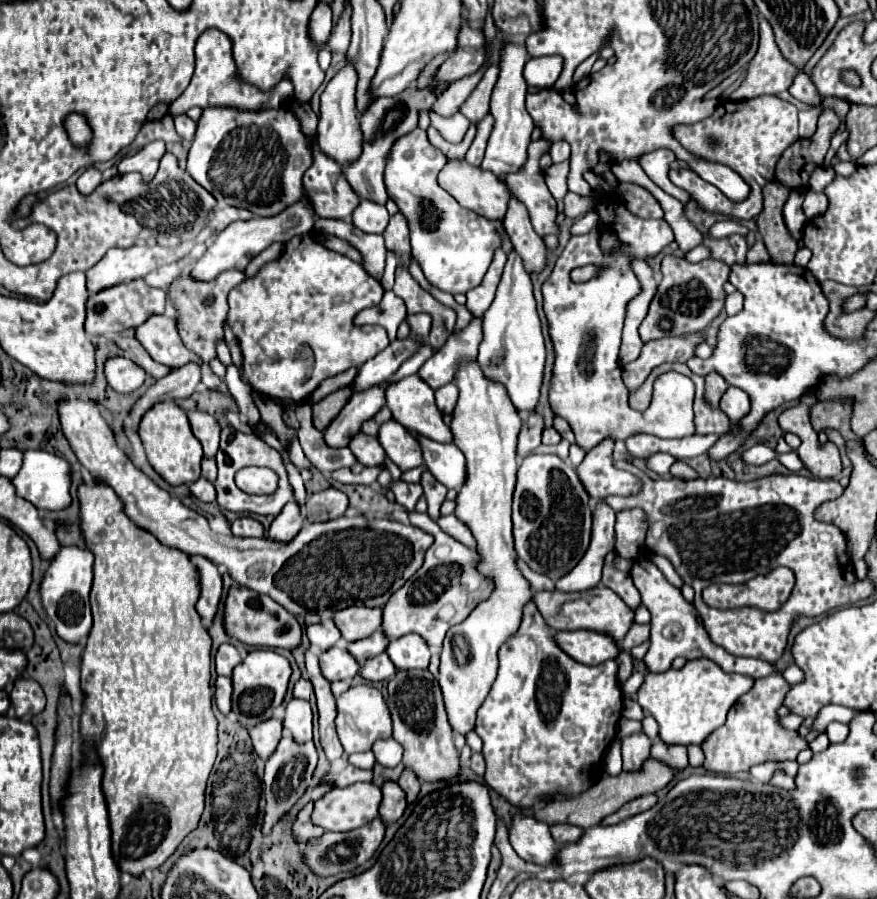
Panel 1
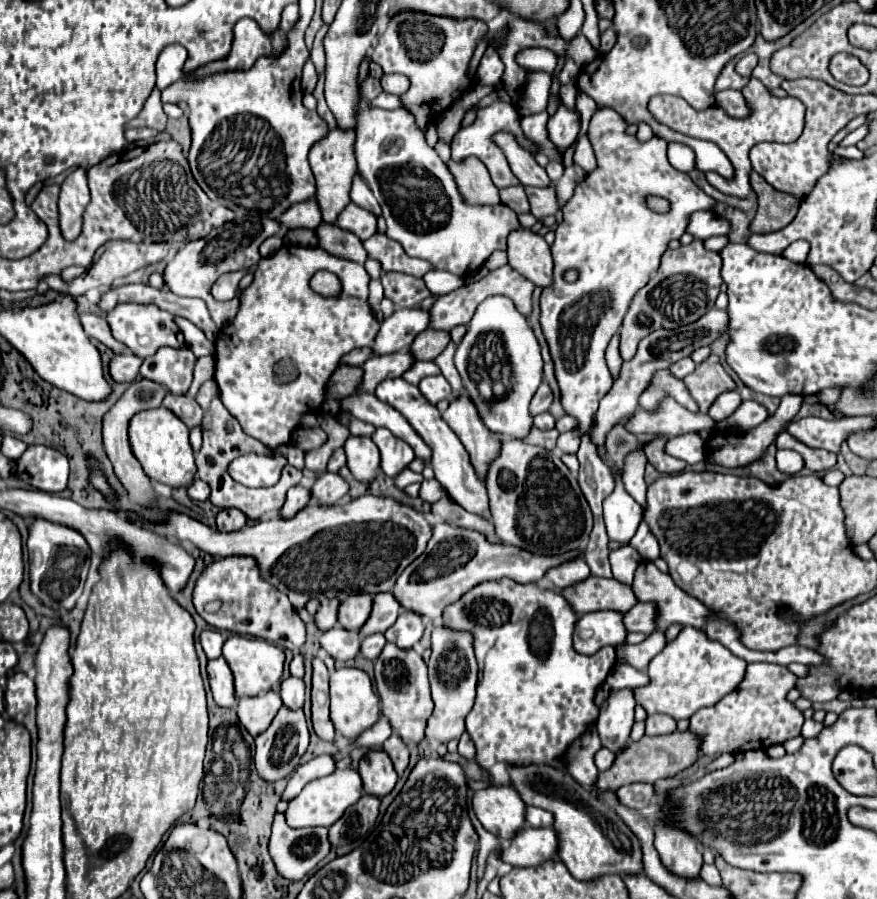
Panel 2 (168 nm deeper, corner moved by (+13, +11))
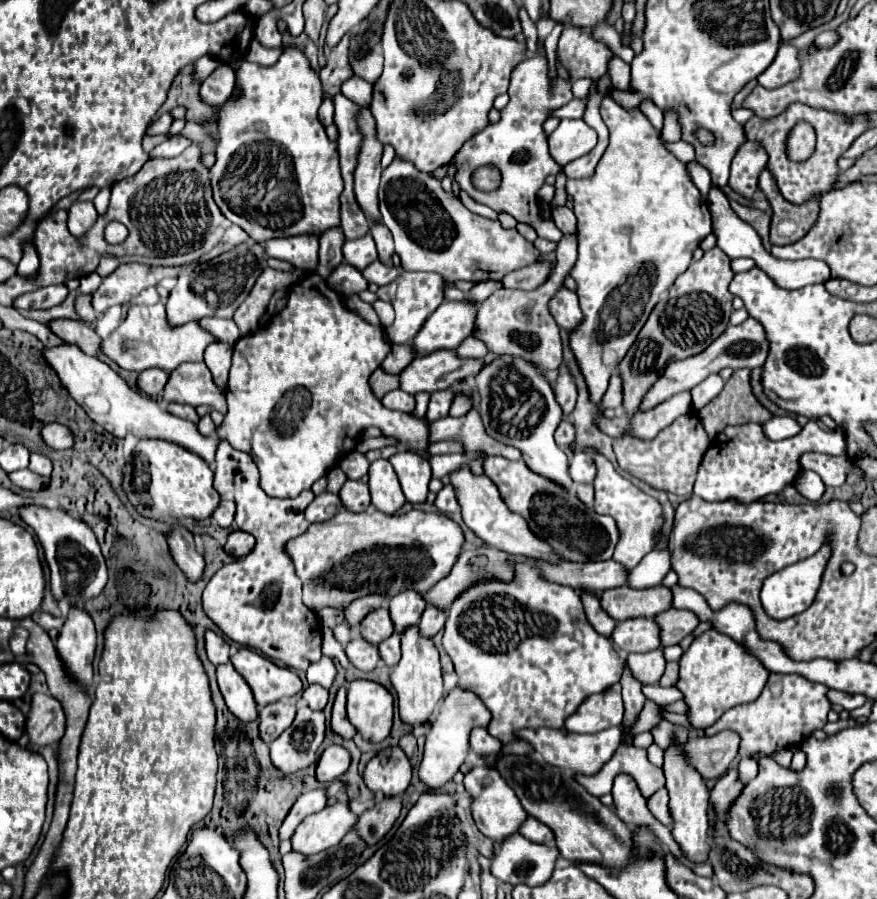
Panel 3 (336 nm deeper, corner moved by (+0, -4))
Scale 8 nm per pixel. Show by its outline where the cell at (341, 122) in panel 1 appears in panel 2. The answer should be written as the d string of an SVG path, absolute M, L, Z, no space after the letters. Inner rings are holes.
M334 129L322 141L318 141L310 151L310 167L316 179L316 203L322 213L322 221L336 223L338 213L350 203L350 185L356 175L356 159L354 159L354 133Z

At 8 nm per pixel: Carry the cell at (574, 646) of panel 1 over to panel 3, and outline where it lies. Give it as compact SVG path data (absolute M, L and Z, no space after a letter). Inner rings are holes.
M631 618L617 622L611 640L615 648L625 652L649 652L661 646L659 628L655 628L653 618Z

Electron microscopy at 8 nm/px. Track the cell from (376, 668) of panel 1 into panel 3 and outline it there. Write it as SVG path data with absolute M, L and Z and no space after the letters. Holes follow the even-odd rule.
M393 634L389 636L387 640L383 640L379 644L379 654L381 654L381 660L387 664L387 666L395 666L401 658L401 650L399 650L399 634Z

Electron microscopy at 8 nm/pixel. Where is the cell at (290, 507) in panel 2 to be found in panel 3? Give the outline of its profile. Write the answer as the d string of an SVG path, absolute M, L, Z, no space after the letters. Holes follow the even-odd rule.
M323 492L323 494L315 496L315 500L307 506L305 520L307 522L325 522L325 520L333 518L341 508L343 506L341 506L339 496L331 494L331 492Z

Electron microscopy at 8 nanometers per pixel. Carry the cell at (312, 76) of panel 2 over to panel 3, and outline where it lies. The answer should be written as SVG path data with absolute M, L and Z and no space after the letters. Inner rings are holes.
M327 96L327 98L321 102L319 120L321 120L325 126L327 126L327 124L333 124L333 100L331 100L331 96Z

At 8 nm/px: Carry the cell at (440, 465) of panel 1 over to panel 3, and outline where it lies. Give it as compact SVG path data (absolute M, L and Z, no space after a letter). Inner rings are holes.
M309 274L291 286L285 308L277 312L265 328L235 342L227 384L229 410L217 434L229 440L233 448L251 454L259 468L261 490L275 498L295 498L303 490L309 490L323 472L337 466L345 454L355 450L359 434L367 426L379 428L383 436L395 438L405 450L429 460L429 422L413 414L387 410L369 388L367 380L371 372L379 368L387 352L391 352L391 346L385 342L381 326L373 326L363 316L349 310L339 292L329 288L323 276Z

